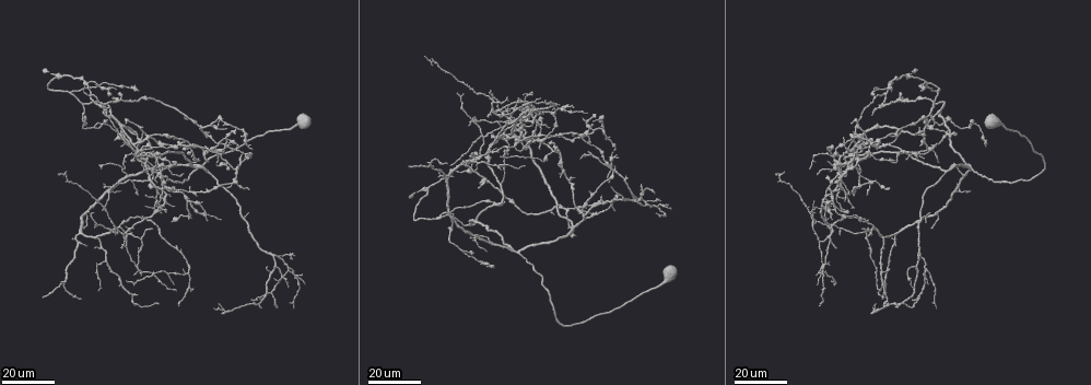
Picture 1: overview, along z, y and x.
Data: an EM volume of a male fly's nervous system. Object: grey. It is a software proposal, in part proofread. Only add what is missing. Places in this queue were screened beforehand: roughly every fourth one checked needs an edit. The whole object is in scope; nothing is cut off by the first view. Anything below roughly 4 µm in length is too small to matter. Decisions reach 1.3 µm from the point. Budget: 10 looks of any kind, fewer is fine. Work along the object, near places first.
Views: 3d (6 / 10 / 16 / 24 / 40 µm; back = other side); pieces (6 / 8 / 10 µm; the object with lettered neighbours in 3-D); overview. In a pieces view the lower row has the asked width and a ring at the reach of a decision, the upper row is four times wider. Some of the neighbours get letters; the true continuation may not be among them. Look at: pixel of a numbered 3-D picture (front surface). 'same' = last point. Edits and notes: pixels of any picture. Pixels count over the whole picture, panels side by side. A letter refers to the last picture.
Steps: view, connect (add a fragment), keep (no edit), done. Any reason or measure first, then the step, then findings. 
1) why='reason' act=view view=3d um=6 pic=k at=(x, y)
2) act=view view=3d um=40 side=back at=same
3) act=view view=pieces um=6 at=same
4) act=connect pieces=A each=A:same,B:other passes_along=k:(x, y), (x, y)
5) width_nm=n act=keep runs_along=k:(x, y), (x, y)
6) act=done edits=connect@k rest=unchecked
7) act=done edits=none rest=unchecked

act=view view=3d um=16 pic=1 at=(451, 165)

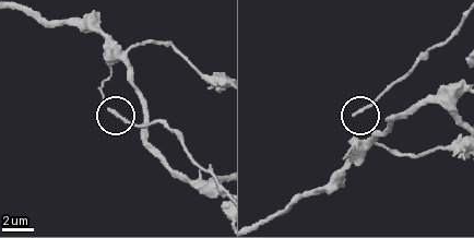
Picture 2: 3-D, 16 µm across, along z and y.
act=view view=pieces um=10 pic=2 at=(110, 109)

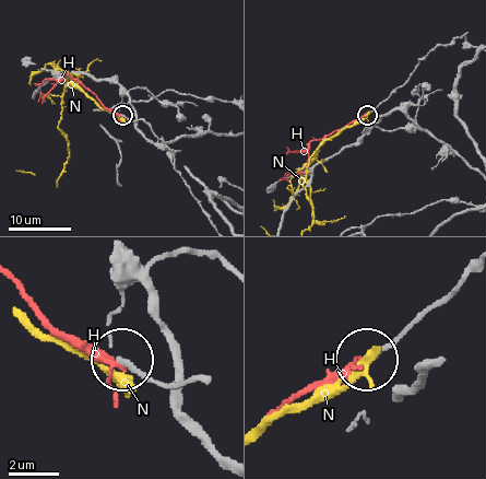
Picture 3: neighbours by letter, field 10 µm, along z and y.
width_nm=170 act=keep each=H:other,N:other runs_along=3:(190, 189), (176, 168), (173, 153), (152, 128), (122, 115) found='no lettered fragment goes on from it'

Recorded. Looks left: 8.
why='thick end' act=view view=3d um=16 pic=1 at=(228, 171)

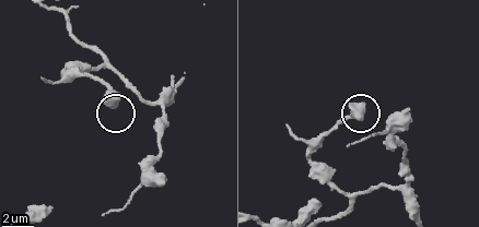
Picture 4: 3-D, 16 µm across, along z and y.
why='what lies round it' act=view view=pieces um=10 pic=4 at=(115, 104)

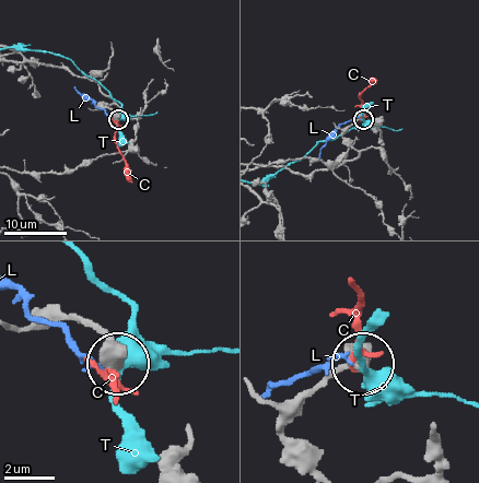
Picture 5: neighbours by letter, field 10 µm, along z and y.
act=keep each=C:other,L:other,T:other found='no lettered fragment goes on from it'

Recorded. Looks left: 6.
why='thin end' act=view view=3d um=16 pic=1 at=(182, 172)

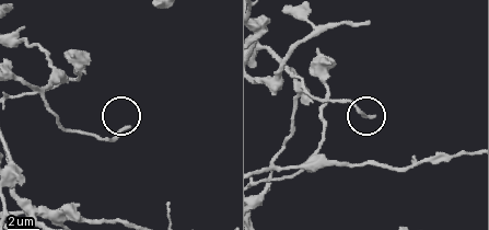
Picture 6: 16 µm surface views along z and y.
why='see the neighbours' act=view view=pieces um=8 pic=6 at=(372, 116)

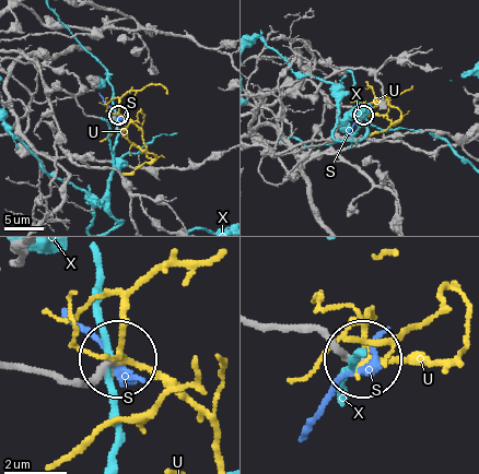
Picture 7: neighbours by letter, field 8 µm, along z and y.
act=keep each=S:other,U:other,X:other runs_along=7:(261, 322), (325, 333), (361, 359) found='none of them fits'

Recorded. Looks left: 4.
why='free end' act=view view=3d um=16 pic=1 at=(884, 188)

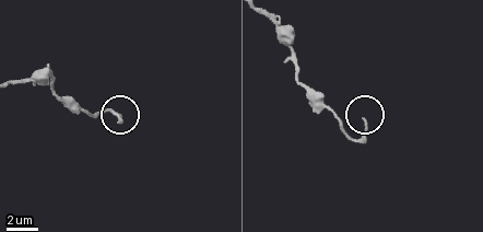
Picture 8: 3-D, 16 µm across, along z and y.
act=view view=3d um=10 pic=8 at=(366, 122)

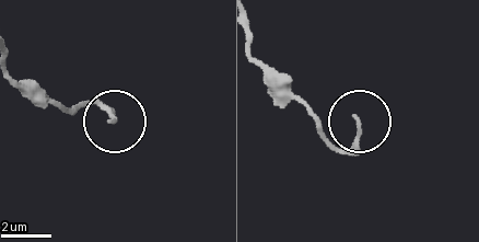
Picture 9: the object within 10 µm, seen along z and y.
act=view view=pieces um=10 pic=9 at=(358, 118)

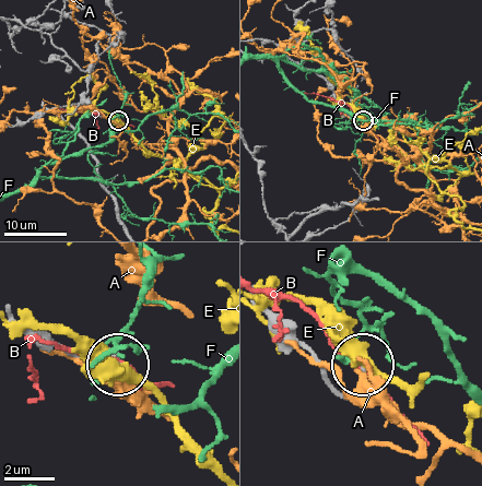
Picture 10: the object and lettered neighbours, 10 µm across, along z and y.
act=keep each=A:other,B:other,E:other,F:other found='no lettered fragment goes on from it'

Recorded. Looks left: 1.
act=done edits=none rest=unchecked

